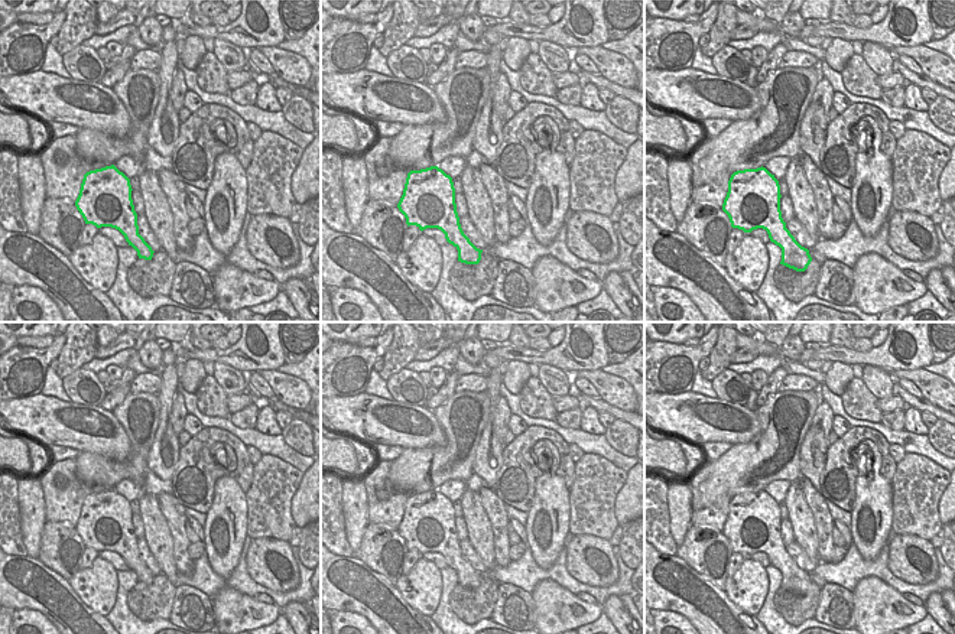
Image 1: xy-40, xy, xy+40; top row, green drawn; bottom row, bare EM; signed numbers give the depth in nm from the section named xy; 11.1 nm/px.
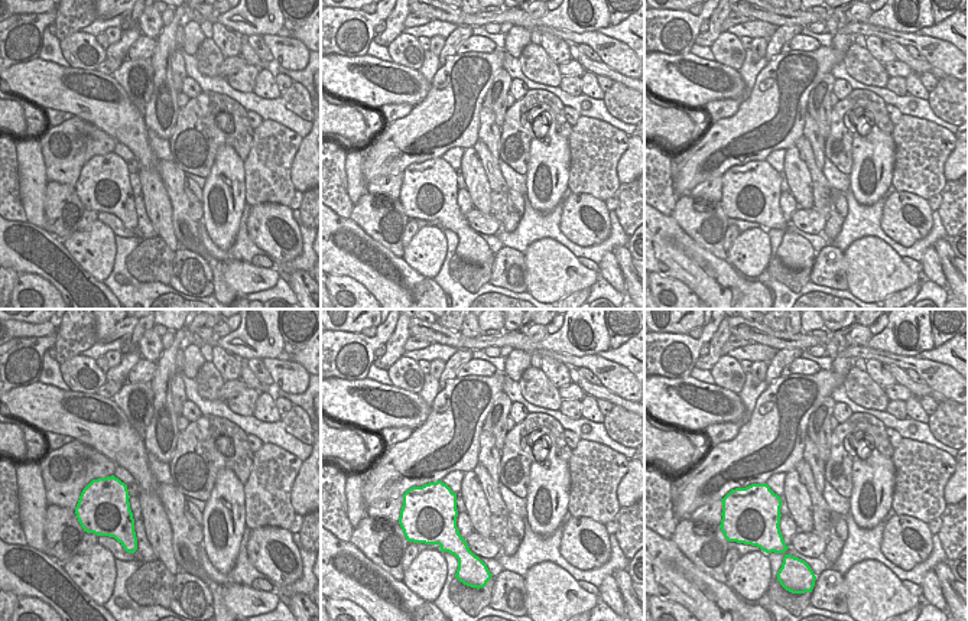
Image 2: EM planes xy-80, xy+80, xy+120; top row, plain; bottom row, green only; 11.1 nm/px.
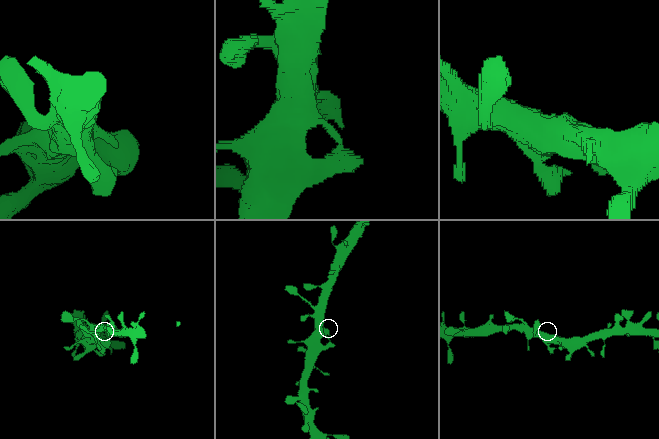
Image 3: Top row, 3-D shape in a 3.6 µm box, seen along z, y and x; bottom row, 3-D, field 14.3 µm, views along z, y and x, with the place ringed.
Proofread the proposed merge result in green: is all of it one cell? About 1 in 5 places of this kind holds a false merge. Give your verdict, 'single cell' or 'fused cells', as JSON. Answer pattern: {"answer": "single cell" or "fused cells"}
{"answer": "single cell"}

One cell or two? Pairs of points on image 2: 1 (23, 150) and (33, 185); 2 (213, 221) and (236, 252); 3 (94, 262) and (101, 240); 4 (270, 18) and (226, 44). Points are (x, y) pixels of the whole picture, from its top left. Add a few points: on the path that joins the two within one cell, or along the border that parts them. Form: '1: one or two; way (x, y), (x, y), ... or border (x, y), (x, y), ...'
1: one; way (29, 159), (32, 176)
2: two; border (242, 215), (234, 243), (226, 250), (220, 250)
3: one; way (96, 256), (97, 246)
4: two; border (213, 22), (220, 22), (244, 38)

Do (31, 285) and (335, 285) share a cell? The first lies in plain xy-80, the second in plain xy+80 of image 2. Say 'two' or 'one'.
one

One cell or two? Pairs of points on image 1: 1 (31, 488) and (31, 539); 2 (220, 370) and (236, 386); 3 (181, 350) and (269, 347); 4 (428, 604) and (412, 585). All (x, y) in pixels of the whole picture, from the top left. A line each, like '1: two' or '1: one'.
1: one
2: one
3: one
4: one

